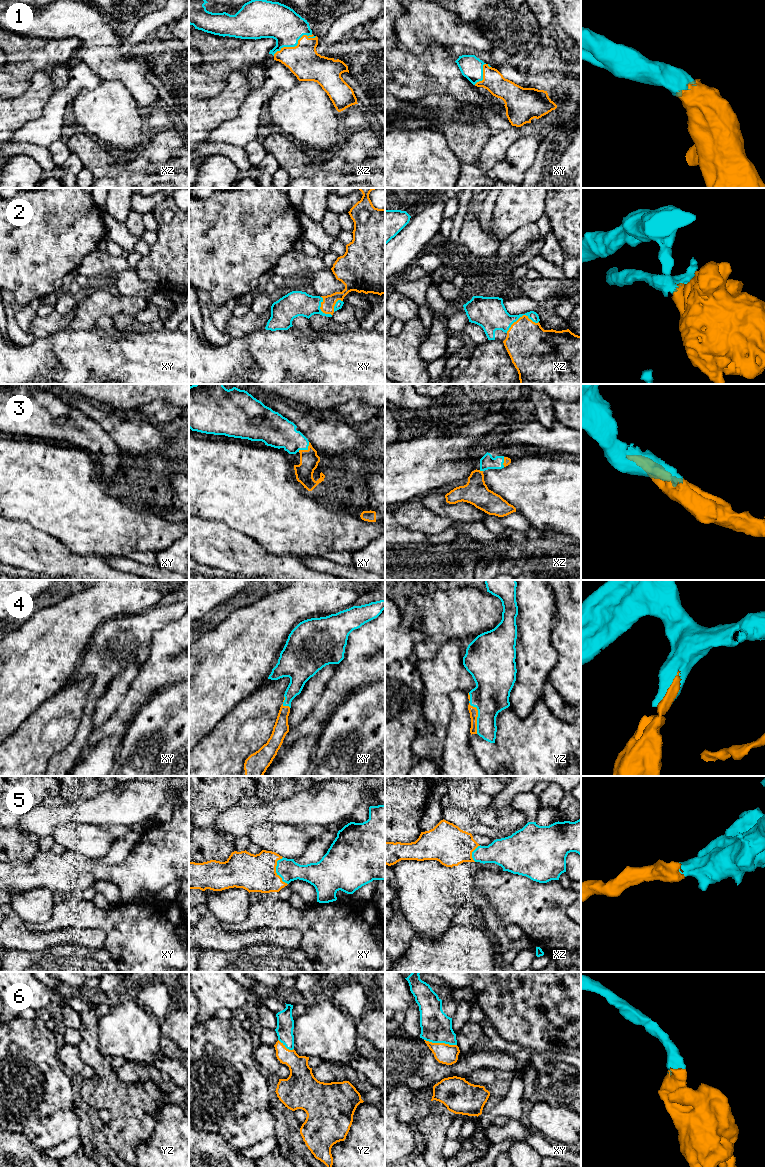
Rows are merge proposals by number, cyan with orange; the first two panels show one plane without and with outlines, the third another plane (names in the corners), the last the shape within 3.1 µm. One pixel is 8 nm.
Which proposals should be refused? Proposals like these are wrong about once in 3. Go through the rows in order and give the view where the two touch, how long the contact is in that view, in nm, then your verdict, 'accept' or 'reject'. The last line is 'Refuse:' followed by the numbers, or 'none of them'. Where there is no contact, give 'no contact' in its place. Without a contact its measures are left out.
1: contact in xz; length 380 nm; accept
2: contact in xz; length 280 nm; accept
3: contact in xy; length 120 nm; accept
4: contact in yz; length 340 nm; accept
5: contact in xy; length 220 nm; accept
6: contact in xy; length 260 nm; accept
Refuse: none of them

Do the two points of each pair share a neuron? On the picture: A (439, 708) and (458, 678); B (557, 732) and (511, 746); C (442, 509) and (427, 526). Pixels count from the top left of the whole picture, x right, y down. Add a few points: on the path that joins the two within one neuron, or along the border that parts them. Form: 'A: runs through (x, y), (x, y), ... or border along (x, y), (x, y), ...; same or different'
A: runs through (439, 701), (439, 697), (451, 685); same
B: runs through (546, 741), (543, 741), (538, 746), (522, 746); same
C: border along (420, 500), (427, 508), (454, 521); different

